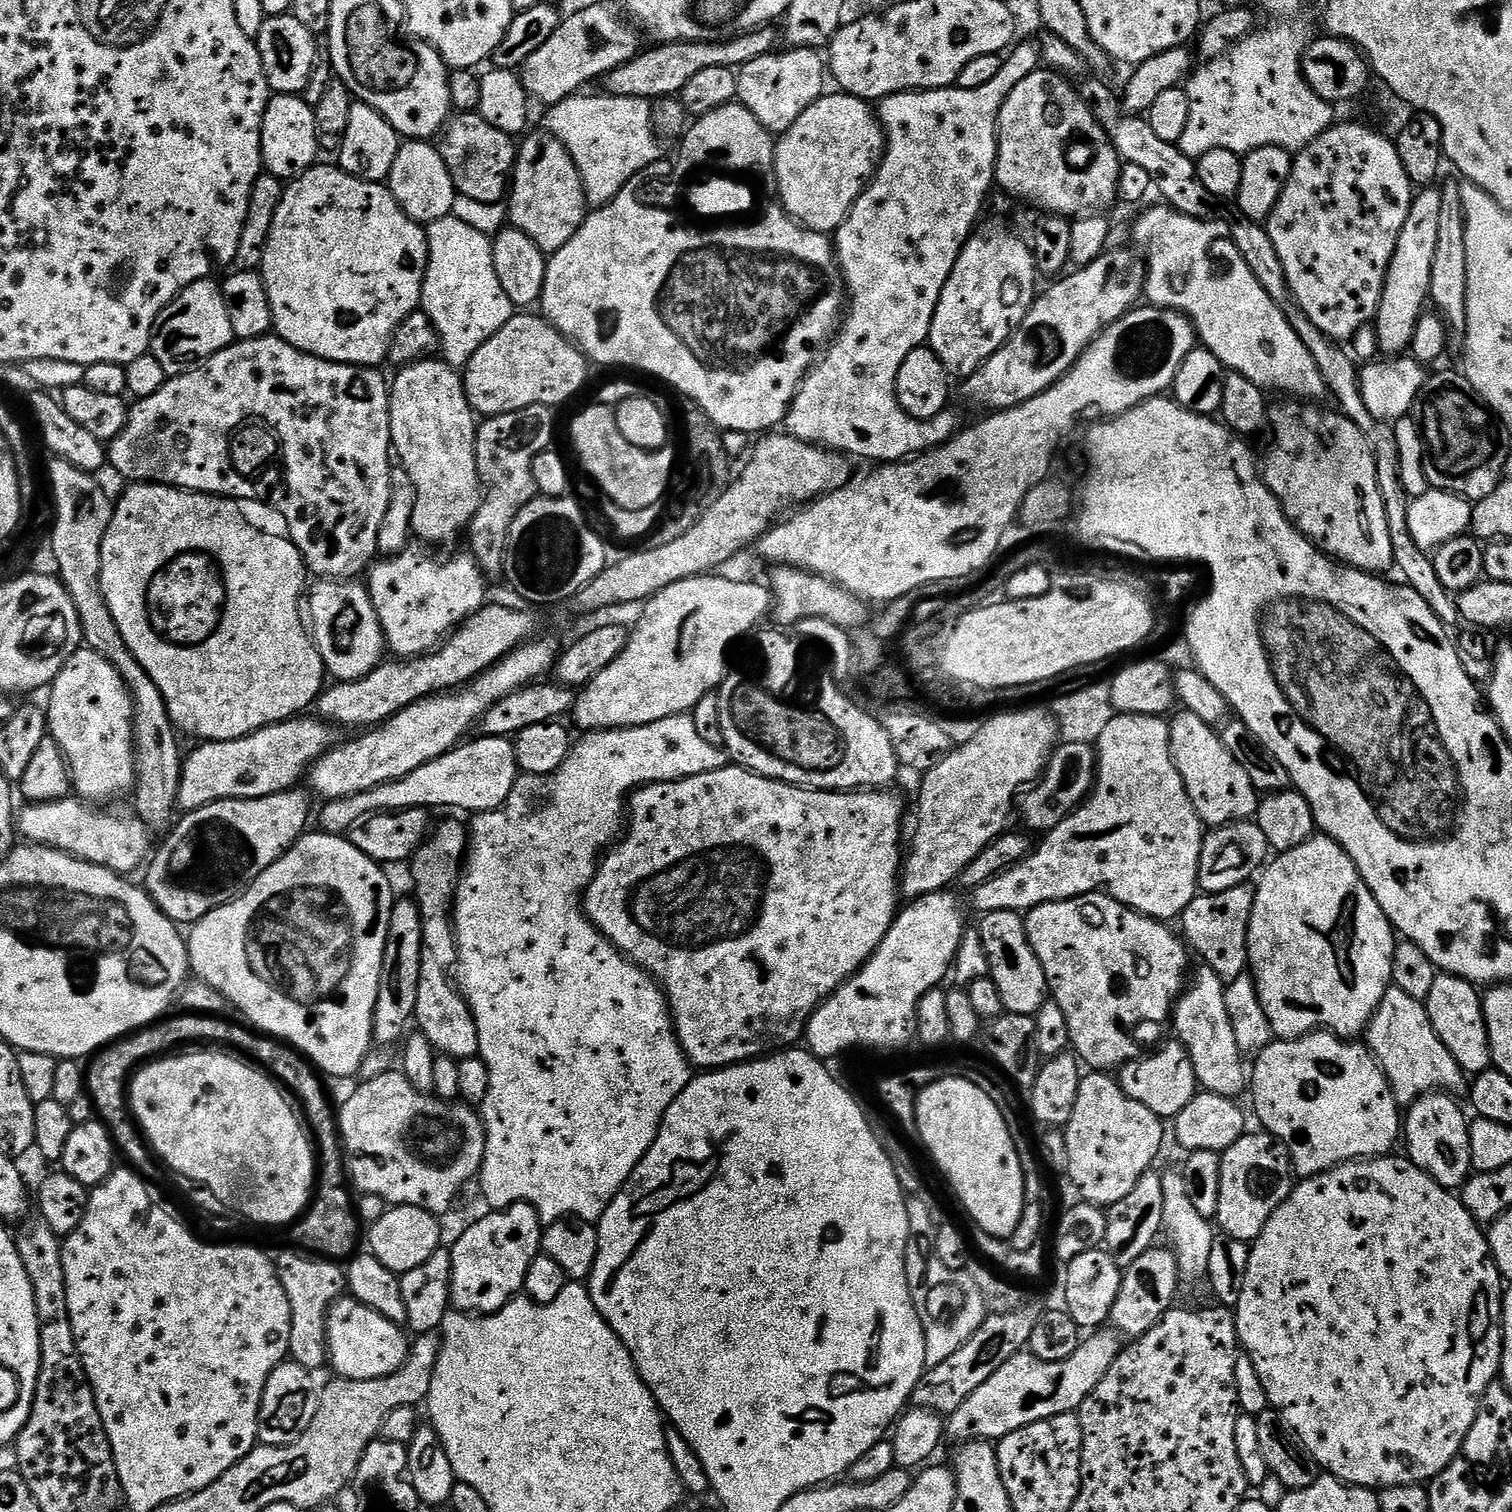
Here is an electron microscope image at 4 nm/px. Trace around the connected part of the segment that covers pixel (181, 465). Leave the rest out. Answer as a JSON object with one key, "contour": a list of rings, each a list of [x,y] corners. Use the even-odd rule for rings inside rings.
{"contour":[[[275,334],[260,336],[256,340],[236,340],[218,354],[203,361],[187,372],[171,377],[158,390],[158,394],[141,396],[129,407],[128,421],[106,448],[106,460],[112,468],[120,468],[119,477],[152,477],[172,483],[186,484],[188,487],[229,492],[234,499],[252,499],[262,496],[276,504],[283,517],[292,526],[291,533],[299,541],[296,551],[300,554],[305,569],[316,578],[360,578],[378,556],[378,530],[382,518],[390,506],[391,476],[394,471],[394,449],[392,431],[388,425],[388,398],[390,384],[375,367],[362,368],[358,364],[335,364],[317,356],[306,354],[290,346]]]}

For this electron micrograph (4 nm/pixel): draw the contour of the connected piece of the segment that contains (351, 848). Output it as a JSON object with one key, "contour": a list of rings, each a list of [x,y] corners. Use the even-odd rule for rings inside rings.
{"contour":[[[323,830],[309,831],[296,841],[295,846],[278,858],[268,869],[248,885],[235,900],[228,901],[220,908],[215,908],[210,914],[202,917],[198,923],[191,925],[187,933],[188,962],[191,971],[201,980],[205,980],[214,990],[218,990],[229,1005],[237,1008],[253,1029],[267,1034],[281,1042],[287,1042],[297,1052],[303,1054],[325,1077],[328,1076],[353,1076],[359,1073],[362,1062],[368,1053],[373,1051],[372,1018],[374,1006],[378,1002],[378,982],[382,978],[382,962],[386,950],[386,938],[390,926],[390,914],[394,903],[392,884],[383,867],[375,860],[370,859],[358,846],[354,846],[347,838],[340,834],[333,834]]]}

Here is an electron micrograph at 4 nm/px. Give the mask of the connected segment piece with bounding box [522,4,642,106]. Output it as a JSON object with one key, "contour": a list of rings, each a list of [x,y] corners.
{"contour":[[[588,4],[577,10],[573,16],[565,15],[560,21],[558,30],[550,34],[550,39],[539,50],[534,50],[530,58],[522,65],[522,79],[524,89],[529,97],[538,99],[544,106],[551,106],[562,102],[568,96],[575,96],[581,91],[583,84],[591,80],[607,77],[618,66],[630,62],[641,51],[641,33],[619,11],[615,12],[608,4]]]}

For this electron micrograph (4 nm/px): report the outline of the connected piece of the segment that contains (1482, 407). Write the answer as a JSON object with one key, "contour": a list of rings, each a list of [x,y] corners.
{"contour":[[[1459,371],[1429,375],[1420,391],[1418,423],[1424,436],[1426,478],[1433,489],[1452,492],[1469,502],[1494,494],[1505,475],[1504,464],[1510,458],[1510,432],[1466,377]]]}

